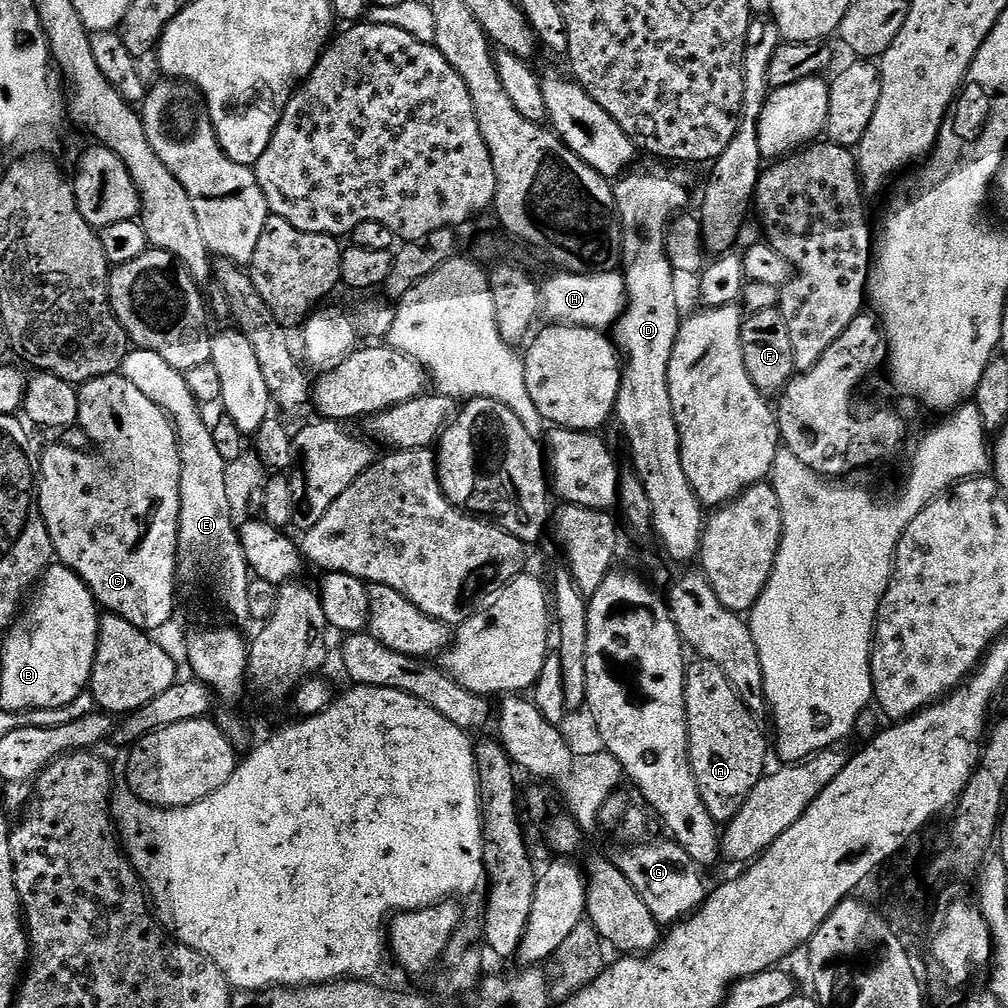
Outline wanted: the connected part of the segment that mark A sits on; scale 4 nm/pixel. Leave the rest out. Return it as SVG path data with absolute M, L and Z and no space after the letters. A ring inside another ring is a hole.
M693 659L687 665L684 678L684 709L688 719L688 761L696 779L702 802L706 810L717 822L727 822L738 814L740 805L754 790L760 777L765 775L764 763L770 756L770 744L764 741L760 728L756 725L757 717L738 698L738 694L730 686L726 674L714 662Z

